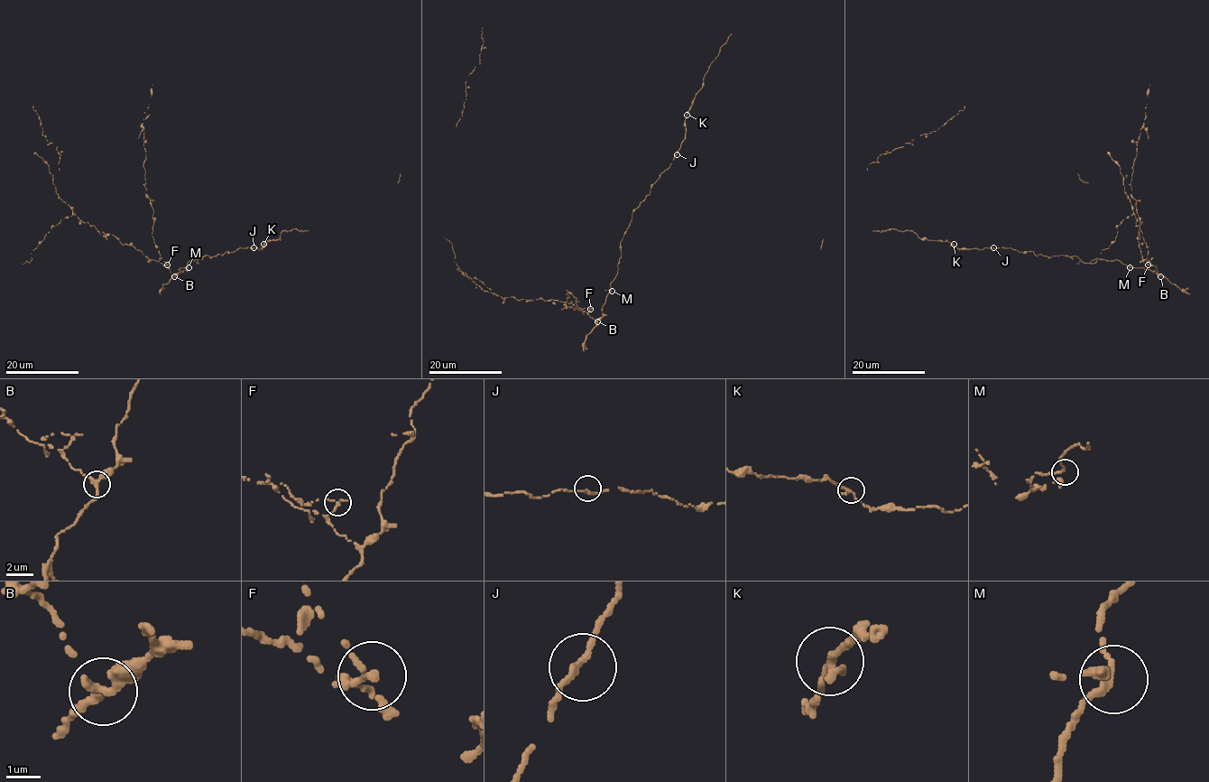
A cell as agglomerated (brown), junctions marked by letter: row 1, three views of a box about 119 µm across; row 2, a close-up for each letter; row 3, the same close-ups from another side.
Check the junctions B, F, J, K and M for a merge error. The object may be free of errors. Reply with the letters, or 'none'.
F

